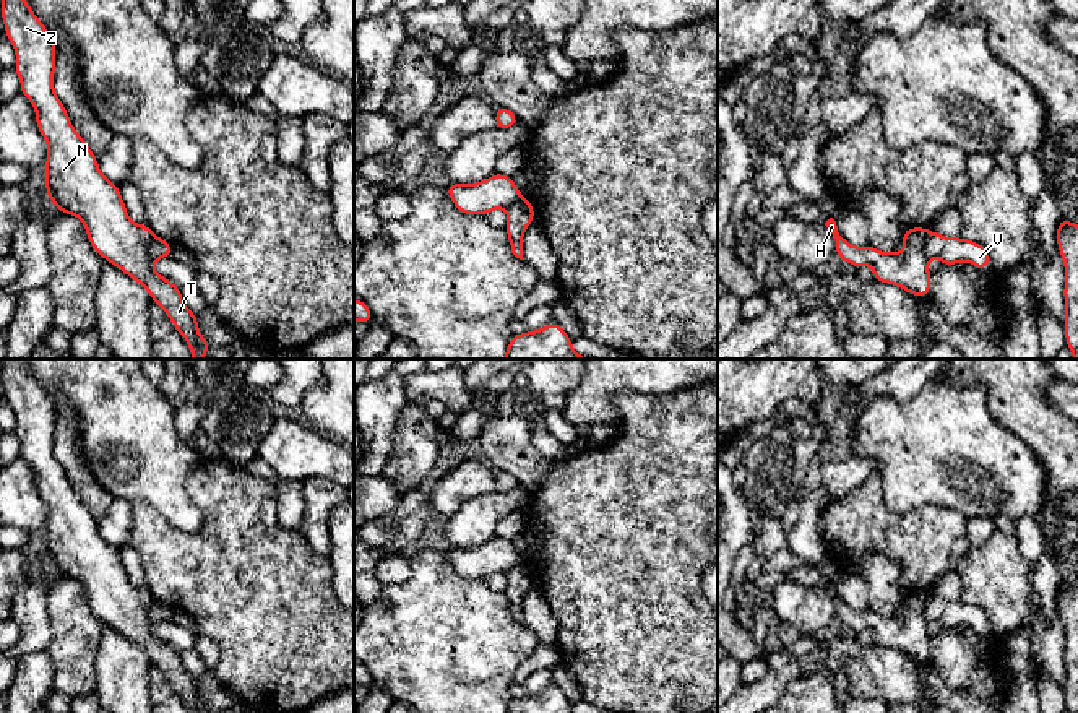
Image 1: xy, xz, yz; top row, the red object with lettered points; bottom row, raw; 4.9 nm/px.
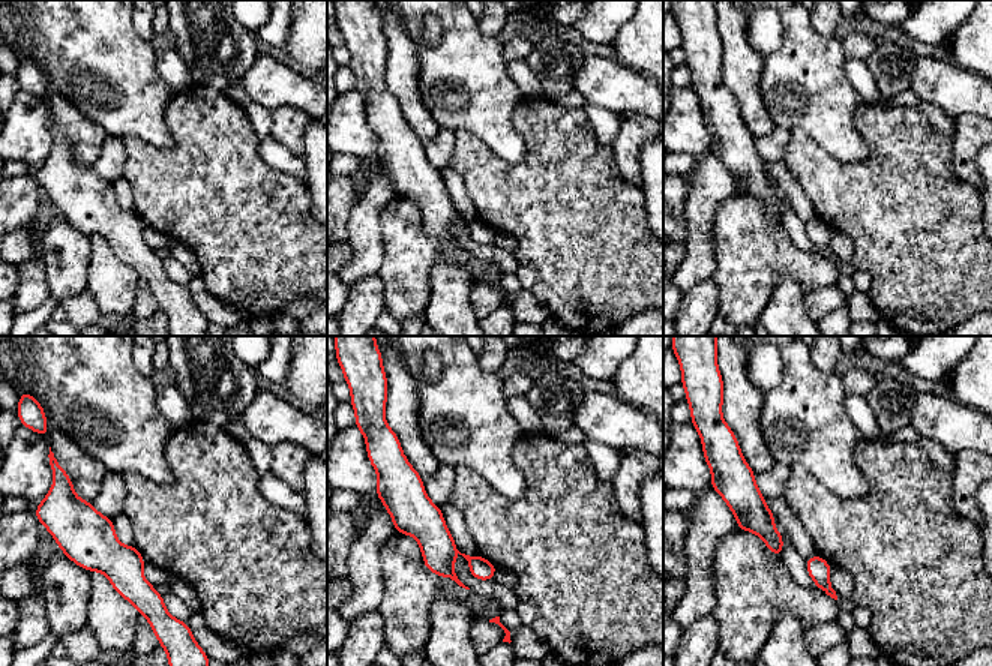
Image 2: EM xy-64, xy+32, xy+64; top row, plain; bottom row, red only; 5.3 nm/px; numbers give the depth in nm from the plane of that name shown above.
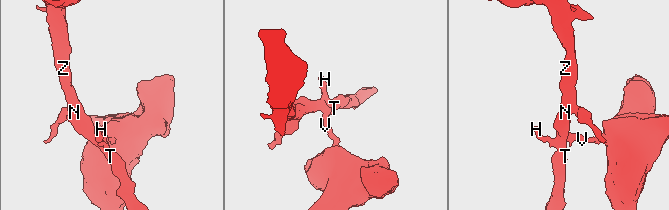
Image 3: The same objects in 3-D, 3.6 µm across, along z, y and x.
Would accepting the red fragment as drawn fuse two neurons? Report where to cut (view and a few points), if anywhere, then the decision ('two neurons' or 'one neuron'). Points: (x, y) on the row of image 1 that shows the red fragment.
cut in yz along (931, 233), (926, 242), (927, 257); two neurons

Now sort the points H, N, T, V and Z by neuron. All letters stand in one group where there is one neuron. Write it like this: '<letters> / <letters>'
H N T Z / V

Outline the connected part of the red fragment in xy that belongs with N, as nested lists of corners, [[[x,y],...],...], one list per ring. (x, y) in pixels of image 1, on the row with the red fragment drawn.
[[[2,0],[5,32],[16,52],[19,93],[36,110],[36,125],[49,143],[45,192],[60,213],[83,219],[91,247],[127,276],[143,284],[149,297],[185,336],[193,359],[211,348],[198,331],[198,313],[187,309],[182,289],[153,270],[148,224],[135,224],[119,185],[106,179],[97,158],[73,128],[63,102],[54,93],[57,45],[26,0]]]

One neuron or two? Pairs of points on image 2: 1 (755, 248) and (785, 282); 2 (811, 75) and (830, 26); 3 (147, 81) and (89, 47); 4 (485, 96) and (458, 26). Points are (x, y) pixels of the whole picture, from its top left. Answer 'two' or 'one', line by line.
1: two
2: two
3: one
4: one

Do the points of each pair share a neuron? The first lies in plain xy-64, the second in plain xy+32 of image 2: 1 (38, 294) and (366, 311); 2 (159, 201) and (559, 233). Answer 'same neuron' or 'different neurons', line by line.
1: same neuron
2: same neuron

